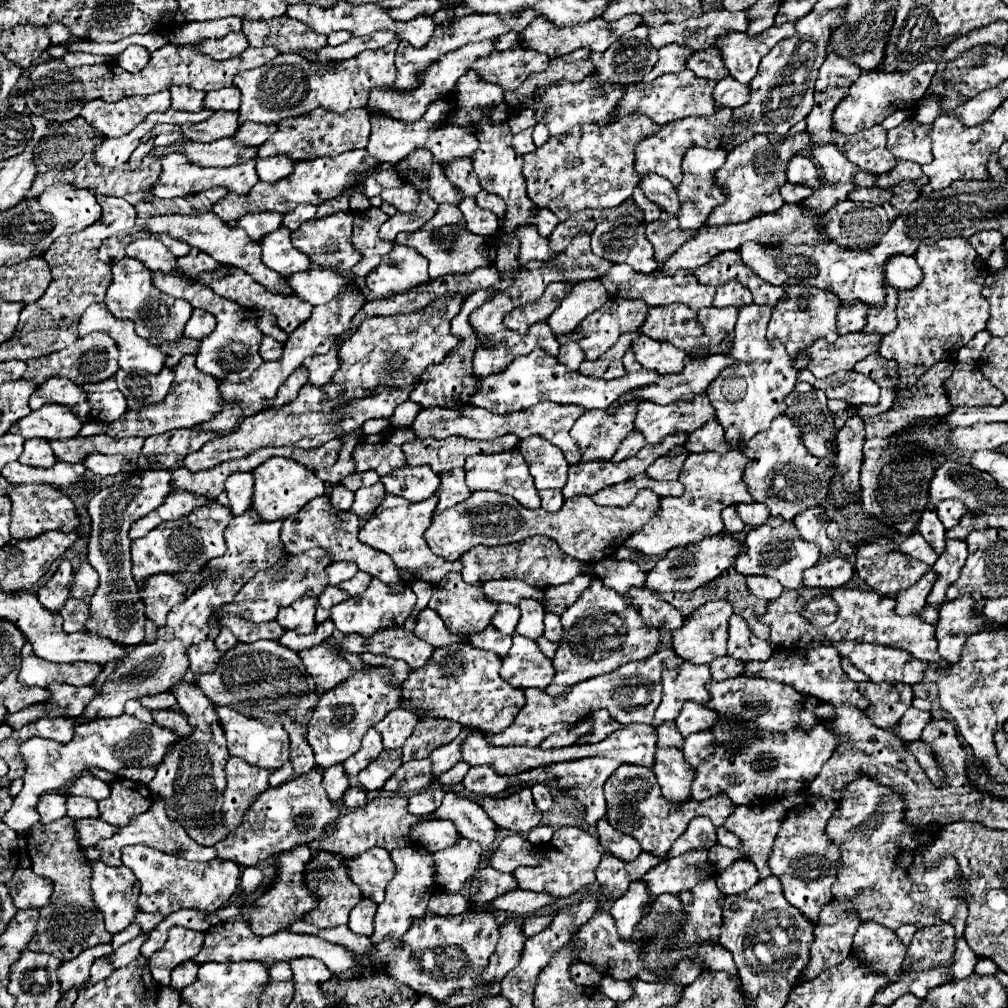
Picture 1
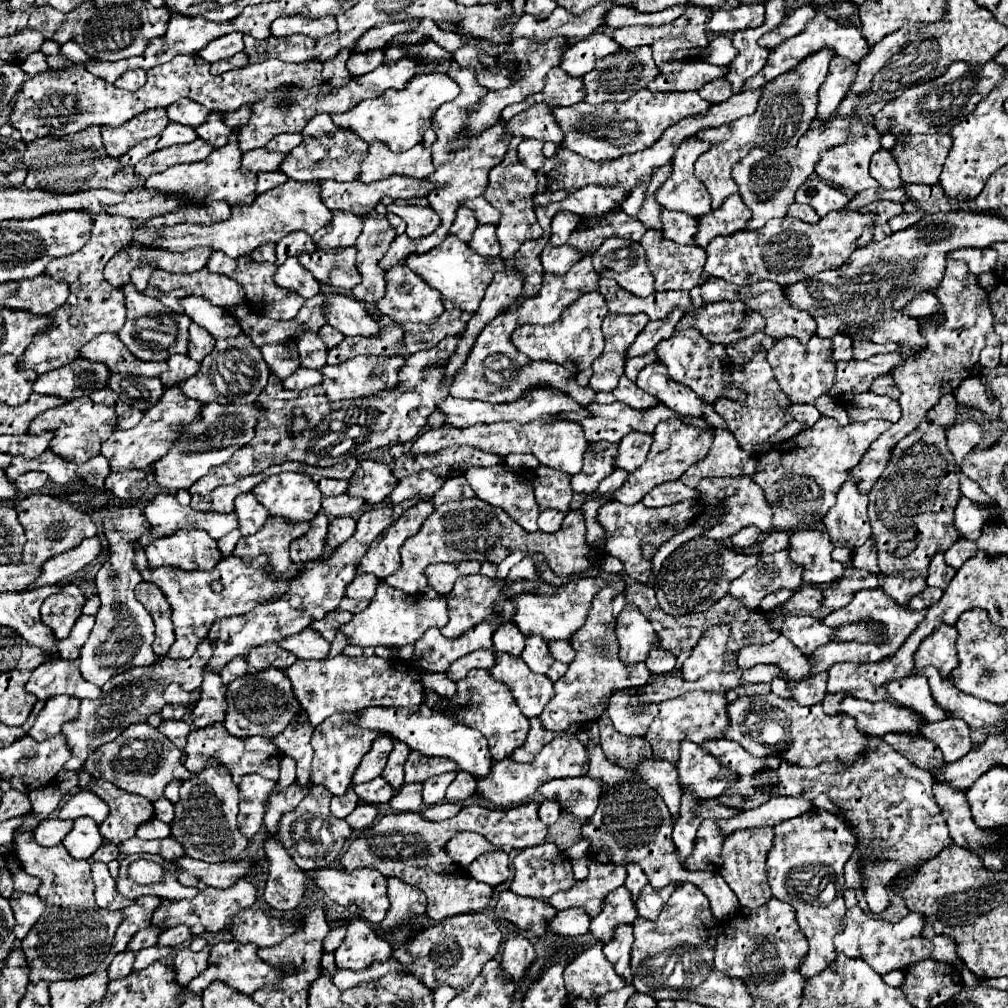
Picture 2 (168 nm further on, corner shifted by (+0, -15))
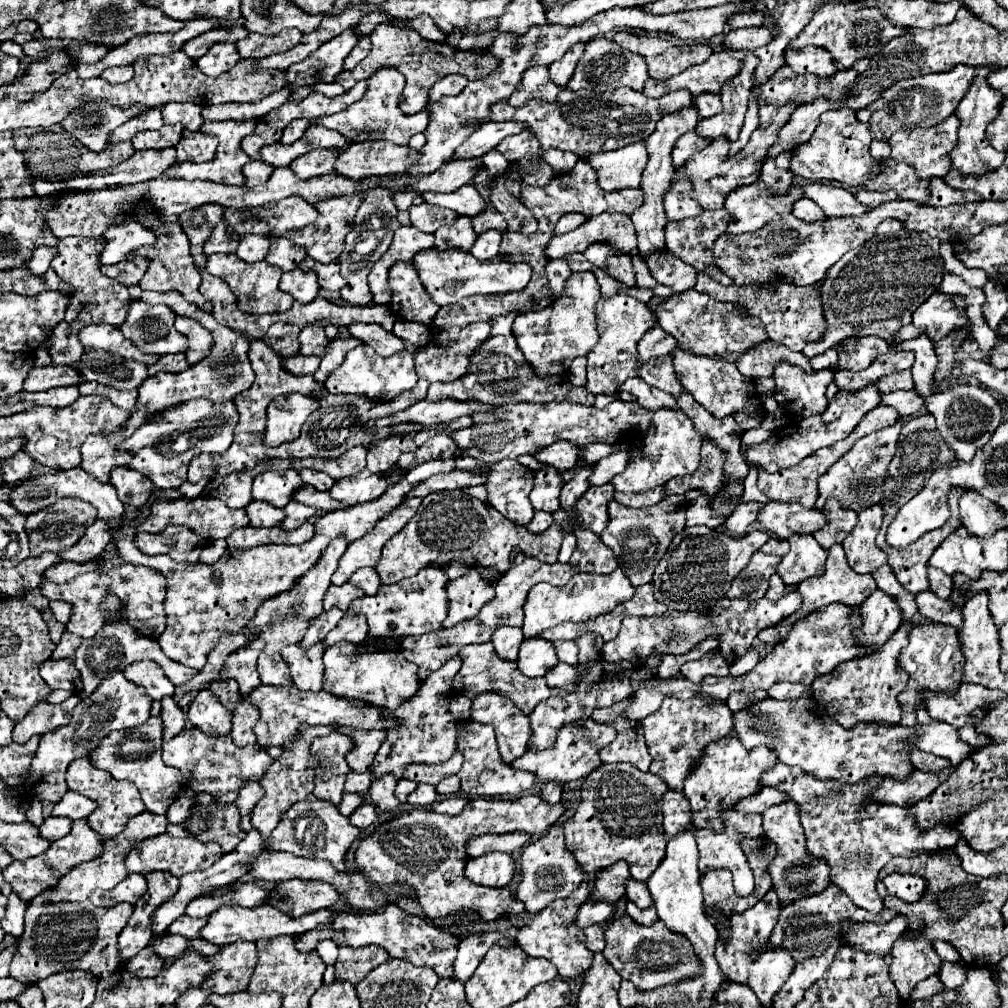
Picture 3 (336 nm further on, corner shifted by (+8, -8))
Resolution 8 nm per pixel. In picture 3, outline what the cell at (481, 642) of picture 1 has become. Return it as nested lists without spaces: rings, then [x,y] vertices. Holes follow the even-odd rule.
[[[449,660],[441,670],[433,672],[421,684],[419,692],[413,698],[389,712],[387,718],[397,720],[397,724],[387,728],[387,738],[377,750],[373,764],[369,766],[373,780],[385,774],[393,774],[397,780],[401,780],[409,764],[441,764],[453,756],[453,752],[457,750],[457,720],[449,714],[449,690],[457,668],[461,668],[461,662]]]

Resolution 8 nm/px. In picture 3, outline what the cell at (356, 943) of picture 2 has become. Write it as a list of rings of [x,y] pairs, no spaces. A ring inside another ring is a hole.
[[[339,948],[335,978],[357,986],[373,968],[385,964],[389,954],[383,948]]]

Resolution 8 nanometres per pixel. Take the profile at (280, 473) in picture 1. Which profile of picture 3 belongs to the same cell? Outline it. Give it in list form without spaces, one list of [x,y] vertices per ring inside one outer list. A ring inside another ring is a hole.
[[[295,470],[263,472],[253,480],[253,500],[261,500],[283,508],[291,502],[291,494],[301,486],[301,476]]]

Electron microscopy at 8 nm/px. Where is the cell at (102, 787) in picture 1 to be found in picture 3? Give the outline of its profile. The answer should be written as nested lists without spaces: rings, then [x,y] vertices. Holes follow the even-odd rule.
[[[69,790],[63,796],[63,800],[53,806],[51,816],[67,816],[71,820],[79,820],[79,818],[87,818],[89,812],[93,812],[95,808],[97,808],[97,804],[93,804],[89,798]]]

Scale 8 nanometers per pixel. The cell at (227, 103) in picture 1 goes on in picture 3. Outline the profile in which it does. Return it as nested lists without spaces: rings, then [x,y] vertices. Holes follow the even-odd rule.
[[[183,130],[177,144],[177,164],[181,162],[209,162],[217,152],[217,138],[205,136],[203,132]]]

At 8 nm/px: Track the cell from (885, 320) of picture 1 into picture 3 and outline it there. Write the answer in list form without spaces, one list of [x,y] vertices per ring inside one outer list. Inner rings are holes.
[[[865,336],[865,338],[847,338],[839,344],[839,362],[837,368],[845,368],[851,372],[865,370],[877,356],[889,350],[887,342],[881,338]]]

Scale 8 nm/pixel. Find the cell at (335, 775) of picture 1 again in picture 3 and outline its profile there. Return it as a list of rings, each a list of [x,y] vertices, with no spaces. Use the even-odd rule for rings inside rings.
[[[345,794],[343,800],[341,800],[341,804],[337,808],[339,808],[339,812],[343,816],[351,816],[361,804],[363,804],[363,798],[361,796],[349,796],[349,794]]]

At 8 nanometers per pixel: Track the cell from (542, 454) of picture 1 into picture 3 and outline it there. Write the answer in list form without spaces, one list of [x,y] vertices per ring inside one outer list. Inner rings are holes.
[[[545,466],[543,470],[535,472],[535,488],[529,496],[533,508],[545,512],[557,512],[561,488],[563,488],[563,478],[557,468]]]

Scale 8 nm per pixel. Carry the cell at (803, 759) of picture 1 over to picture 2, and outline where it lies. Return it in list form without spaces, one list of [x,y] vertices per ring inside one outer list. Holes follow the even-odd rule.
[[[869,735],[865,753],[861,753],[849,767],[837,767],[827,761],[815,767],[801,767],[787,763],[779,755],[755,757],[749,755],[737,741],[733,743],[729,739],[709,739],[699,745],[703,751],[719,759],[725,769],[737,773],[733,785],[717,797],[717,803],[725,807],[749,811],[777,795],[793,795],[813,801],[819,793],[827,793],[829,799],[833,799],[833,803],[837,803],[845,811],[847,823],[855,833],[859,833],[859,839],[865,845],[863,875],[867,903],[871,913],[875,915],[885,911],[889,903],[885,887],[899,871],[903,871],[909,863],[931,859],[941,849],[945,849],[945,845],[951,845],[947,823],[933,799],[933,773],[909,763],[893,747],[885,745],[881,737]],[[751,767],[765,769],[751,773]]]

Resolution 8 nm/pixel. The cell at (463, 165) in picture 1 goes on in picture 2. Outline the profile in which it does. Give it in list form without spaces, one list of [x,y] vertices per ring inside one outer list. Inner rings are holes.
[[[461,205],[461,207],[455,211],[455,221],[453,221],[449,233],[457,235],[461,241],[467,243],[467,241],[471,239],[473,231],[475,231],[475,227],[477,227],[477,219],[475,219],[473,209],[469,209],[467,205]]]

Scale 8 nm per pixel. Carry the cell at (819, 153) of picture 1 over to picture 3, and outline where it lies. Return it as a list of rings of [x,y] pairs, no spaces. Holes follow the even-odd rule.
[[[851,108],[829,110],[819,116],[819,126],[813,138],[793,150],[789,170],[795,176],[807,180],[835,180],[847,186],[865,186],[867,180],[875,178],[881,172],[881,164],[869,154],[871,140],[873,138],[869,136],[869,126],[861,124]]]

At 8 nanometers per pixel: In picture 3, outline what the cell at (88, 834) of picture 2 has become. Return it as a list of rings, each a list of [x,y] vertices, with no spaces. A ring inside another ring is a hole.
[[[77,820],[77,822],[73,822],[73,830],[71,830],[65,838],[53,842],[53,844],[47,848],[45,854],[41,854],[39,858],[27,858],[27,860],[23,860],[23,862],[21,862],[21,860],[15,860],[11,866],[7,866],[7,868],[3,870],[3,876],[5,876],[5,880],[13,886],[13,892],[15,892],[17,896],[21,896],[21,900],[31,902],[31,900],[33,900],[35,896],[39,896],[41,892],[45,892],[45,890],[57,886],[59,878],[65,876],[71,868],[75,868],[75,866],[79,866],[79,864],[83,864],[83,862],[89,862],[89,860],[95,860],[97,856],[101,856],[101,852],[103,852],[103,842],[105,842],[105,840],[103,840],[101,836],[97,836],[97,832],[93,832],[93,830],[89,828],[87,820]]]

